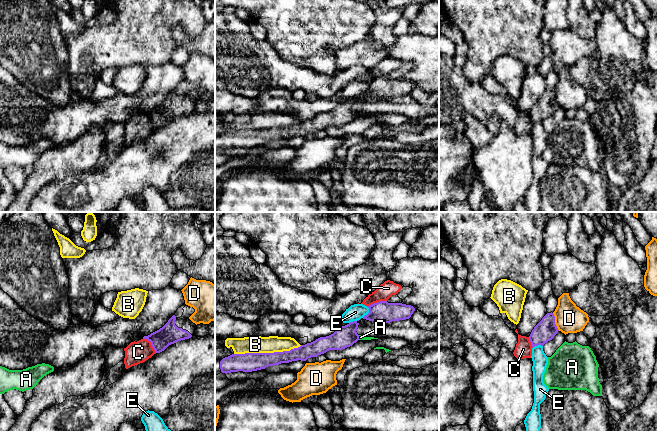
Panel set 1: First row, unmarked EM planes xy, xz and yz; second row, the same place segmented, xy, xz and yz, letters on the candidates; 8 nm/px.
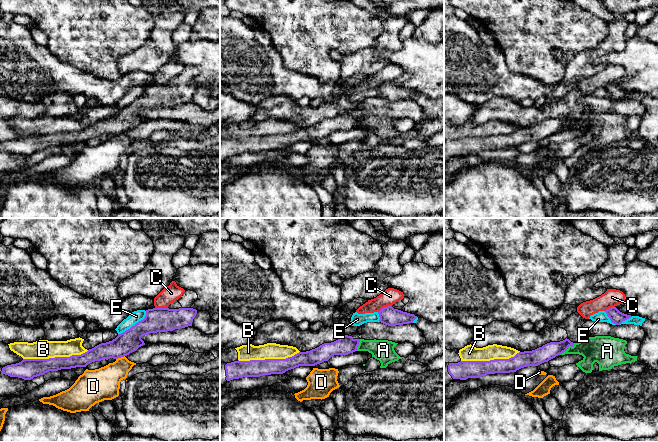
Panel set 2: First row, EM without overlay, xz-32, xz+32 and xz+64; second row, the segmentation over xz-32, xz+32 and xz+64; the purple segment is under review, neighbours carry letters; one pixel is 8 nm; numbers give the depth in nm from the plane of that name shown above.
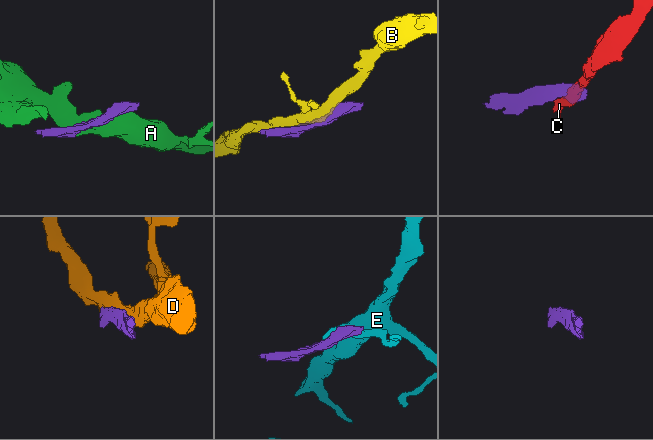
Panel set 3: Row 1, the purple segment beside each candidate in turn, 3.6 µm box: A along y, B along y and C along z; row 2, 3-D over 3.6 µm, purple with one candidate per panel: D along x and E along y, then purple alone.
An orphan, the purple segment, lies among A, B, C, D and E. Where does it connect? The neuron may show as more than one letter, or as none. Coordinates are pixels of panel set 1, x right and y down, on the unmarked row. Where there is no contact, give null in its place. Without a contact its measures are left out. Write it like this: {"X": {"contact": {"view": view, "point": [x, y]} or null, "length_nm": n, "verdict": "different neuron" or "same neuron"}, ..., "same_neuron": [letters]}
{"A": {"contact": {"view": "xz", "point": [358, 113]}, "length_nm": 40, "verdict": "different neuron"}, "B": {"contact": {"view": "xz", "point": [267, 129]}, "length_nm": 550, "verdict": "different neuron"}, "C": {"contact": {"view": "xz", "point": [377, 78]}, "length_nm": 170, "verdict": "different neuron"}, "D": {"contact": {"view": "yz", "point": [554, 98]}, "length_nm": 160, "verdict": "different neuron"}, "E": {"contact": {"view": "xz", "point": [368, 89]}, "length_nm": 100, "verdict": "different neuron"}, "same_neuron": []}

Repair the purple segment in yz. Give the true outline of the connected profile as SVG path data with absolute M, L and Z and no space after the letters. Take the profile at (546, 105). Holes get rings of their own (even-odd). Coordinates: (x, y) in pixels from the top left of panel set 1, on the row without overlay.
M552 88L547 89L534 103L529 112L532 123L538 121L543 122L545 119L552 116L558 107L554 90Z

